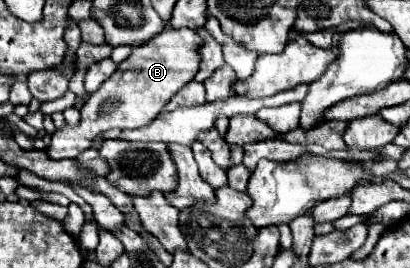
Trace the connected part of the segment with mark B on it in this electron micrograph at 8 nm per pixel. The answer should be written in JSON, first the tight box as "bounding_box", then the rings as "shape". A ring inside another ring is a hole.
{"bounding_box":[47,27,203,159],"shape":[[[165,27],[145,45],[133,47],[133,53],[117,65],[117,71],[89,95],[81,107],[81,123],[77,127],[65,125],[53,133],[47,155],[51,159],[73,159],[89,149],[93,139],[107,129],[139,129],[149,125],[171,101],[171,97],[195,79],[201,63],[199,43],[203,43],[203,39],[199,39],[193,29]]]}

